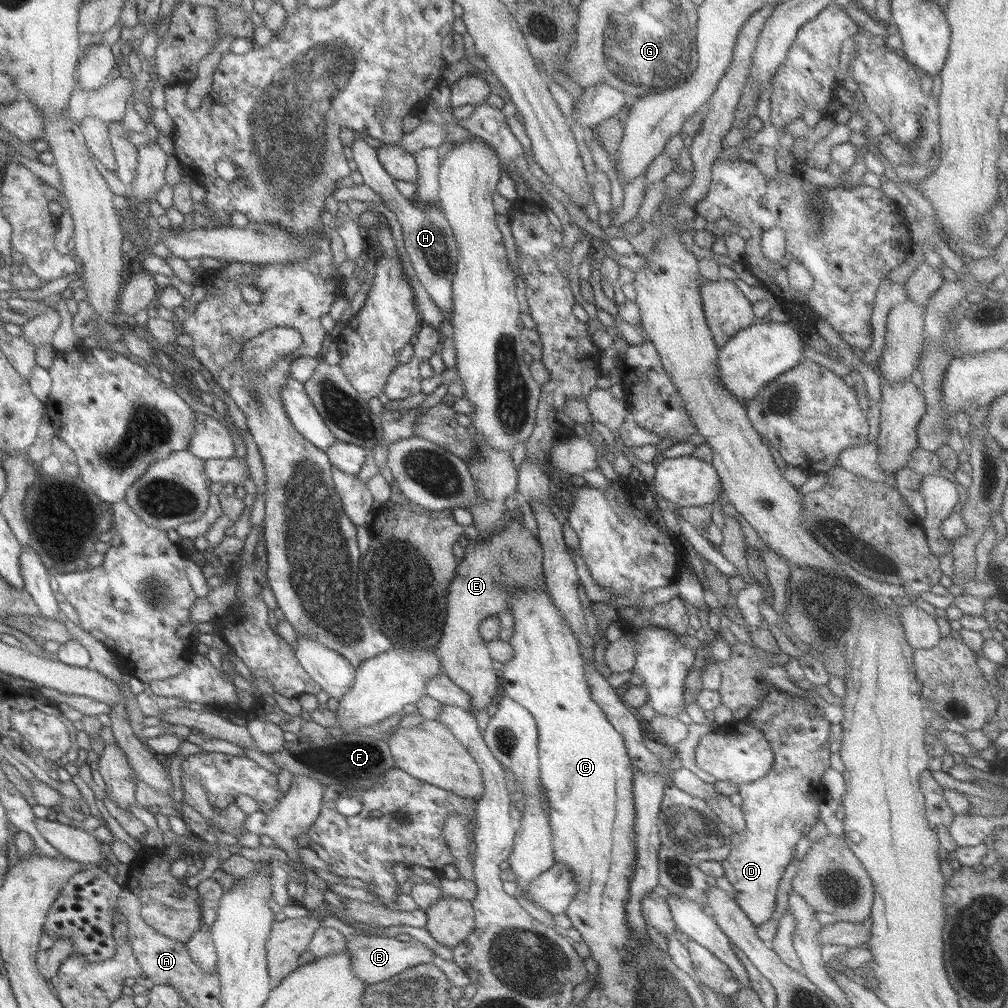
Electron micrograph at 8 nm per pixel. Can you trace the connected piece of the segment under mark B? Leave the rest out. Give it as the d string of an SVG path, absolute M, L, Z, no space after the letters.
M353 935L346 941L346 948L349 950L351 975L365 985L377 984L381 980L387 980L396 976L399 972L418 966L419 964L430 963L433 959L433 952L421 942L409 939L405 942L392 937L381 937L376 935Z

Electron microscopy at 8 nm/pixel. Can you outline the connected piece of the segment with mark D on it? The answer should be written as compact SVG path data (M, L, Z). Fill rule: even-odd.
M780 691L769 692L762 700L762 704L751 711L745 720L748 726L756 726L763 739L769 744L773 761L764 776L738 786L744 826L740 832L730 835L729 854L720 862L723 876L735 890L732 896L735 904L749 918L753 926L767 921L774 915L775 894L783 870L793 857L797 841L805 836L809 828L818 820L819 804L828 802L820 778L829 768L830 755L829 743L827 743L830 723L823 718L823 714L818 716L815 713L815 705L811 705L805 698L790 696Z

